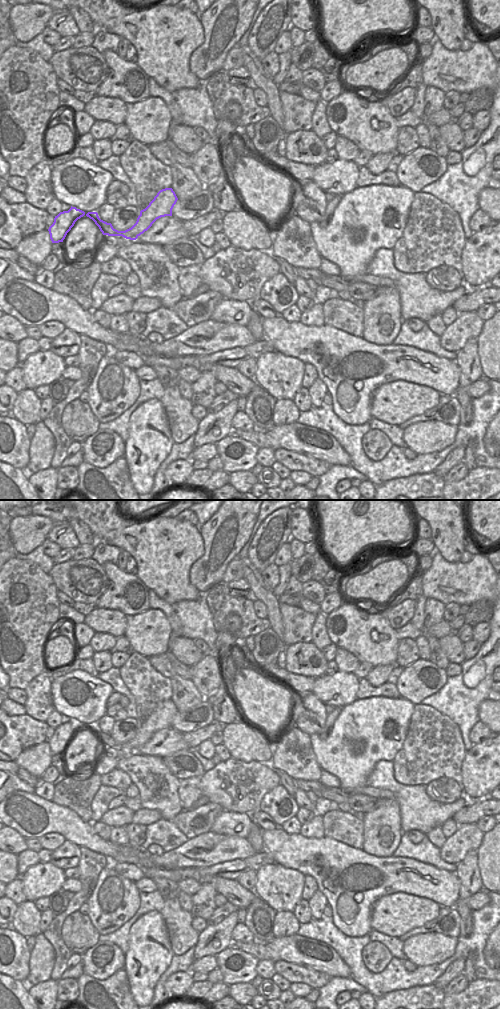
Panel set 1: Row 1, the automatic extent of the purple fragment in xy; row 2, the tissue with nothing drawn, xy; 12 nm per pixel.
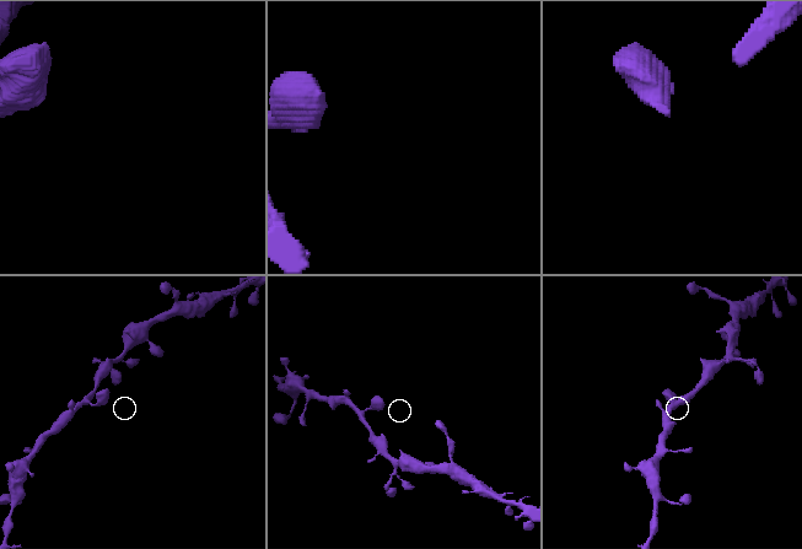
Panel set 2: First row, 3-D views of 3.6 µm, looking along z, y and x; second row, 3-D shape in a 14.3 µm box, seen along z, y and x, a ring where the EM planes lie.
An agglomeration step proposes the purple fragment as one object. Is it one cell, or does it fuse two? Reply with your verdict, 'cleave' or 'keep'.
keep

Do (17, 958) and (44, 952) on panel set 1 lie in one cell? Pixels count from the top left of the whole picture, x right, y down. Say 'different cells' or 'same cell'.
different cells

